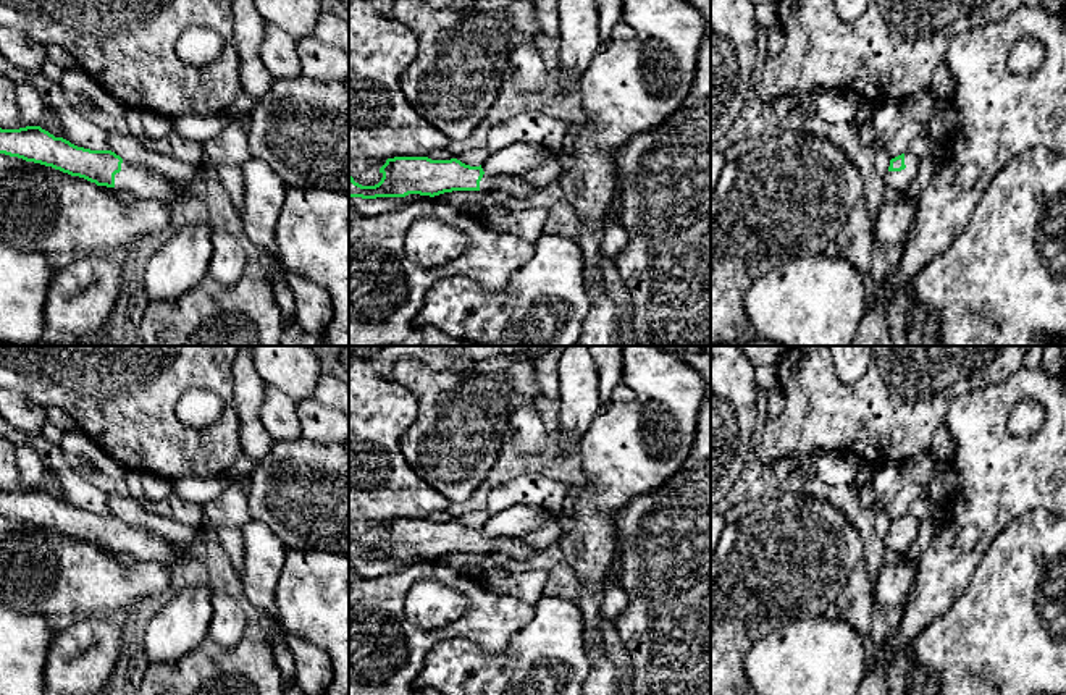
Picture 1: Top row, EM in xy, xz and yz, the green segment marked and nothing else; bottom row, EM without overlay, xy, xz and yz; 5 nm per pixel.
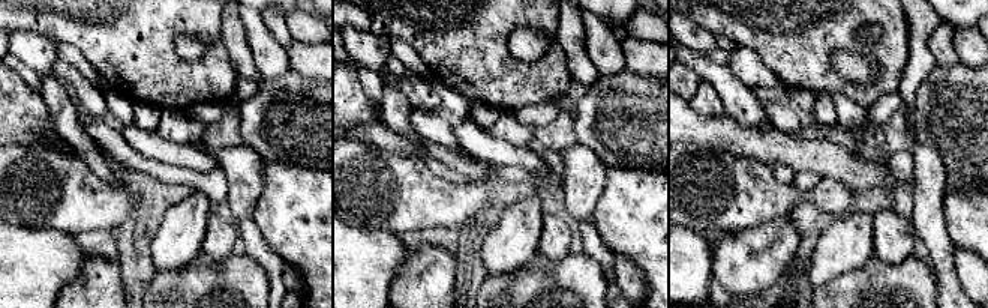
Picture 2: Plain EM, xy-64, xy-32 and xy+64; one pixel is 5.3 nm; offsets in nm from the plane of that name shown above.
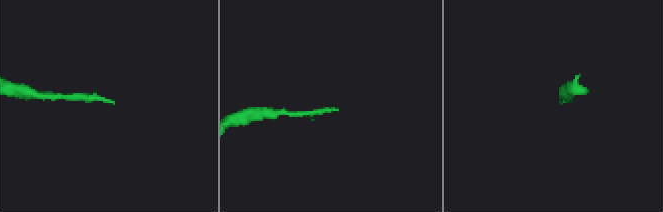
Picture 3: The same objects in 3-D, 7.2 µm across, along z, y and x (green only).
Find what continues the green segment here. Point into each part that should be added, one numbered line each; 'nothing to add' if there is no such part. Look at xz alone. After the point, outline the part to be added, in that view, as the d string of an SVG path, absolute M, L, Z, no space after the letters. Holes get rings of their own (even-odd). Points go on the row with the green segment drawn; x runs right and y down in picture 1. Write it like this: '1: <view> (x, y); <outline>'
1: xz (512, 185); M485 173L480 181L480 191L488 194L502 192L512 197L527 197L535 194L536 189L536 184L523 179L518 175Z

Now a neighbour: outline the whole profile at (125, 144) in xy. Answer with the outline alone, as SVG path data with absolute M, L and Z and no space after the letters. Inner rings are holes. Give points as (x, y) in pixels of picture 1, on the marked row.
M126 128L110 134L110 149L126 162L139 163L152 171L187 184L199 176L199 163L181 162L174 157L147 149L139 137Z

